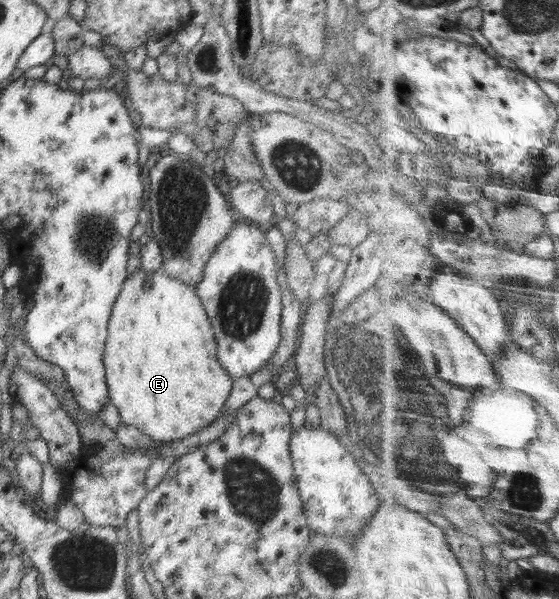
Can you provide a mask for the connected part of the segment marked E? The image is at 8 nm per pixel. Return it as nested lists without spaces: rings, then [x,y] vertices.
[[[141,269],[131,275],[129,274],[125,278],[121,291],[113,304],[112,312],[108,319],[107,331],[104,370],[108,388],[108,400],[111,400],[111,404],[117,407],[117,412],[119,412],[119,416],[122,418],[122,423],[137,426],[139,431],[145,433],[155,443],[167,443],[198,433],[217,419],[218,413],[225,407],[225,403],[227,403],[229,395],[231,395],[234,379],[227,374],[225,369],[221,368],[221,363],[217,359],[216,339],[211,322],[205,313],[205,308],[202,306],[196,290],[192,286],[168,276],[163,271],[152,272]]]

